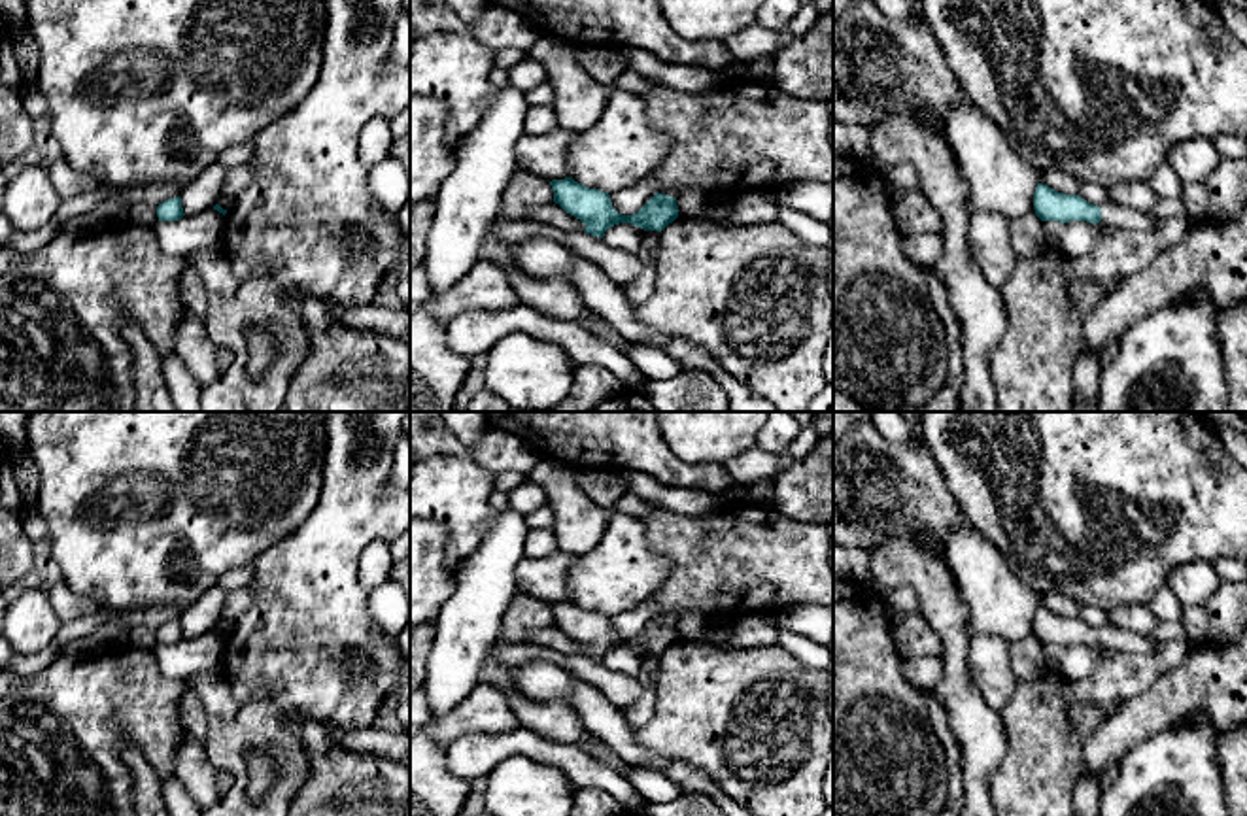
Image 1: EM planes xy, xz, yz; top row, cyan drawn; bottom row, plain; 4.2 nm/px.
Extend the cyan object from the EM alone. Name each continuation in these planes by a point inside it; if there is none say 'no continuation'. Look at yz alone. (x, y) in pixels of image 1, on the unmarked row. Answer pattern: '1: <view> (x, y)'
1: yz (1115, 639)

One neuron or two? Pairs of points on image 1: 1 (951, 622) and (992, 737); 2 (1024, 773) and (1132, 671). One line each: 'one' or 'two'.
1: one
2: one

